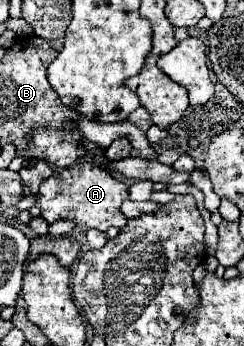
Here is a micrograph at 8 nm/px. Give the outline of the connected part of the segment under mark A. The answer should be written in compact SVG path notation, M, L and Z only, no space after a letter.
M77 163L70 168L55 171L51 177L43 179L35 205L41 209L41 217L47 223L55 223L59 219L69 219L75 223L75 229L85 233L87 229L107 231L109 227L123 229L127 225L127 217L121 213L121 203L129 199L129 187L115 179L109 171L101 169L95 163Z

